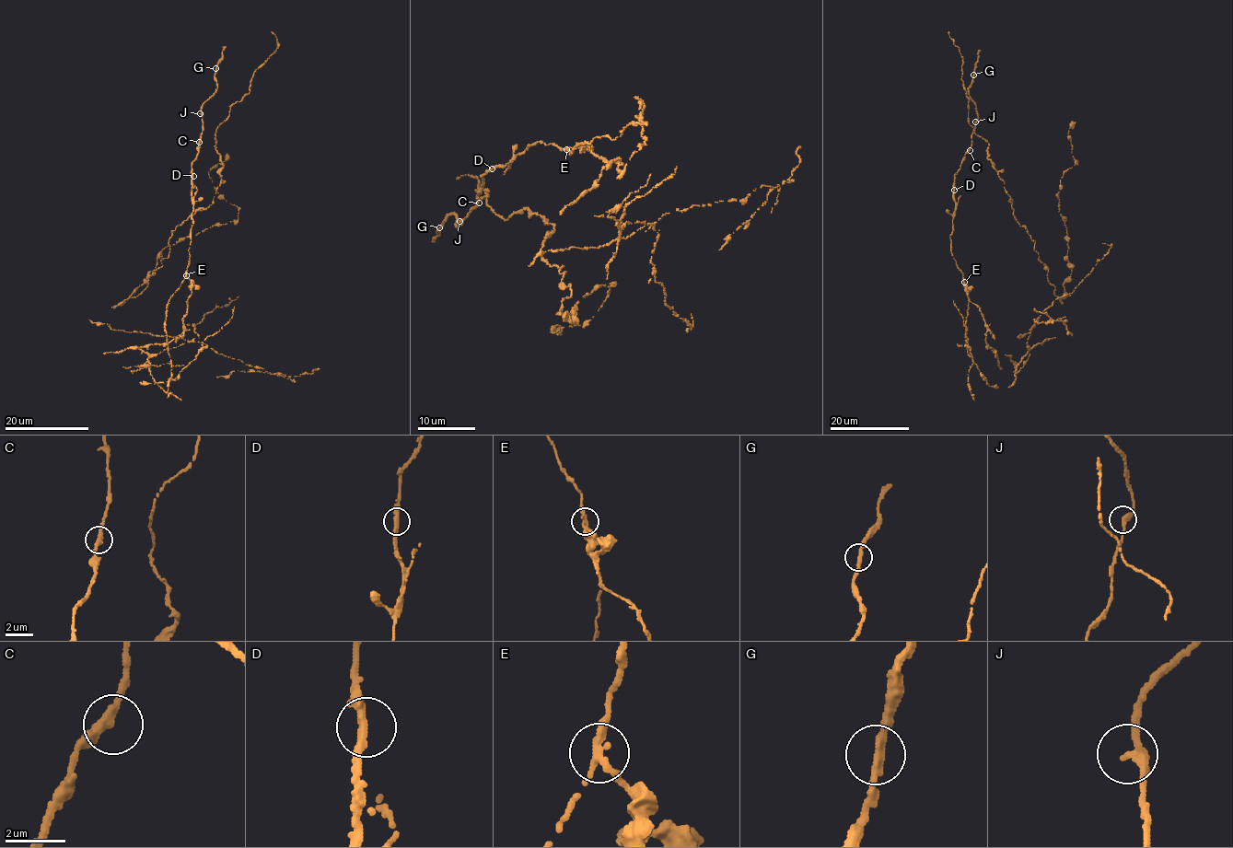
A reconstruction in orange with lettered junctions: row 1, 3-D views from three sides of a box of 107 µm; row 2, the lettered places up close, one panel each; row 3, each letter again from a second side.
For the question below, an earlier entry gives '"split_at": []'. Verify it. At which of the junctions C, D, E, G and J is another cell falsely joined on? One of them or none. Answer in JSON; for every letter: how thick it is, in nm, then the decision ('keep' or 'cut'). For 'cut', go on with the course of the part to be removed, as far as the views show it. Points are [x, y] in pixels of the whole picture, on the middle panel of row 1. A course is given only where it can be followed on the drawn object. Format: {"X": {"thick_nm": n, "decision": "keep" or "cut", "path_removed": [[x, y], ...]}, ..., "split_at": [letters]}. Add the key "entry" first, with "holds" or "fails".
{"entry": "fails", "C": {"thick_nm": 320, "decision": "keep"}, "D": {"thick_nm": 320, "decision": "keep"}, "E": {"thick_nm": 320, "decision": "cut"}, "G": {"thick_nm": 280, "decision": "keep"}, "J": {"thick_nm": 320, "decision": "keep"}, "split_at": ["E"]}

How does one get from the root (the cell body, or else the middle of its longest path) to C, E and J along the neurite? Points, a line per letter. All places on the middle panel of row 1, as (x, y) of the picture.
C: (483, 185), (477, 195), (479, 203)
E: (483, 185), (482, 174), (513, 161), (516, 155), (525, 152), (529, 145), (540, 141), (566, 149)
J: (483, 185), (477, 195), (477, 206), (459, 221)

